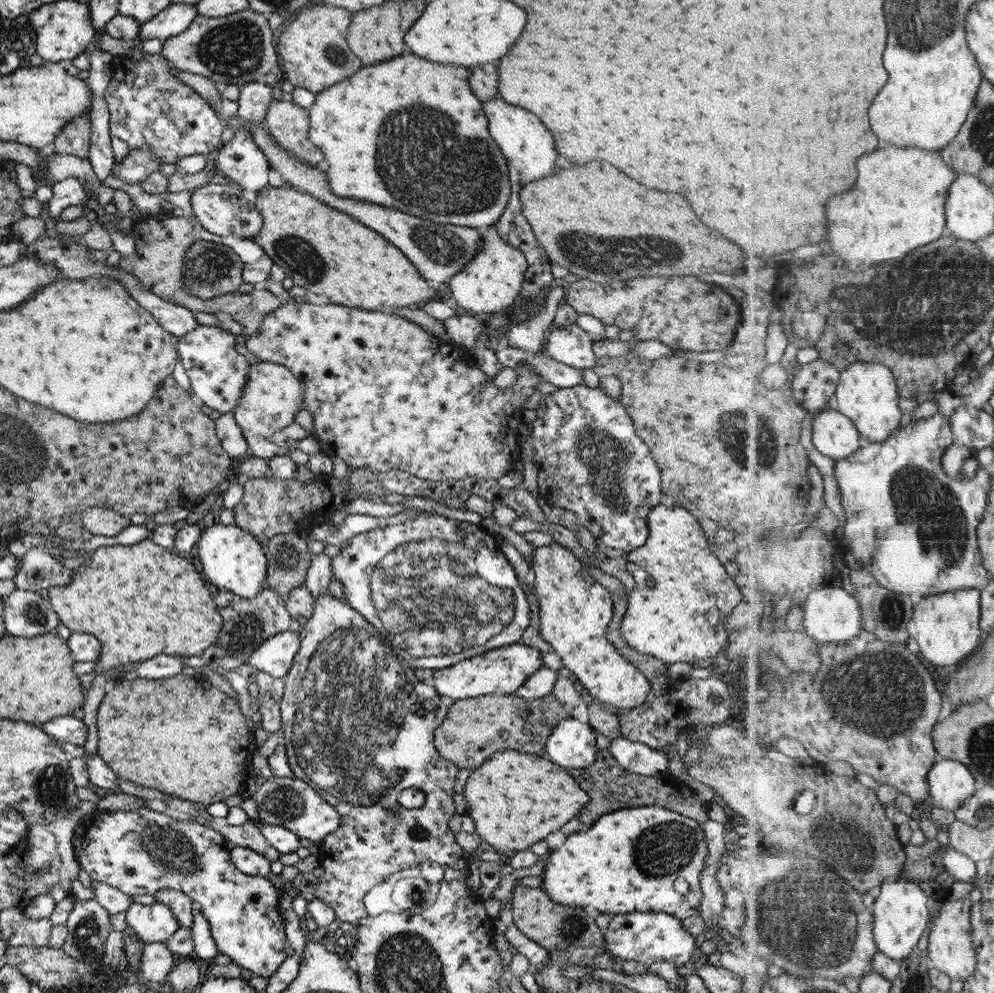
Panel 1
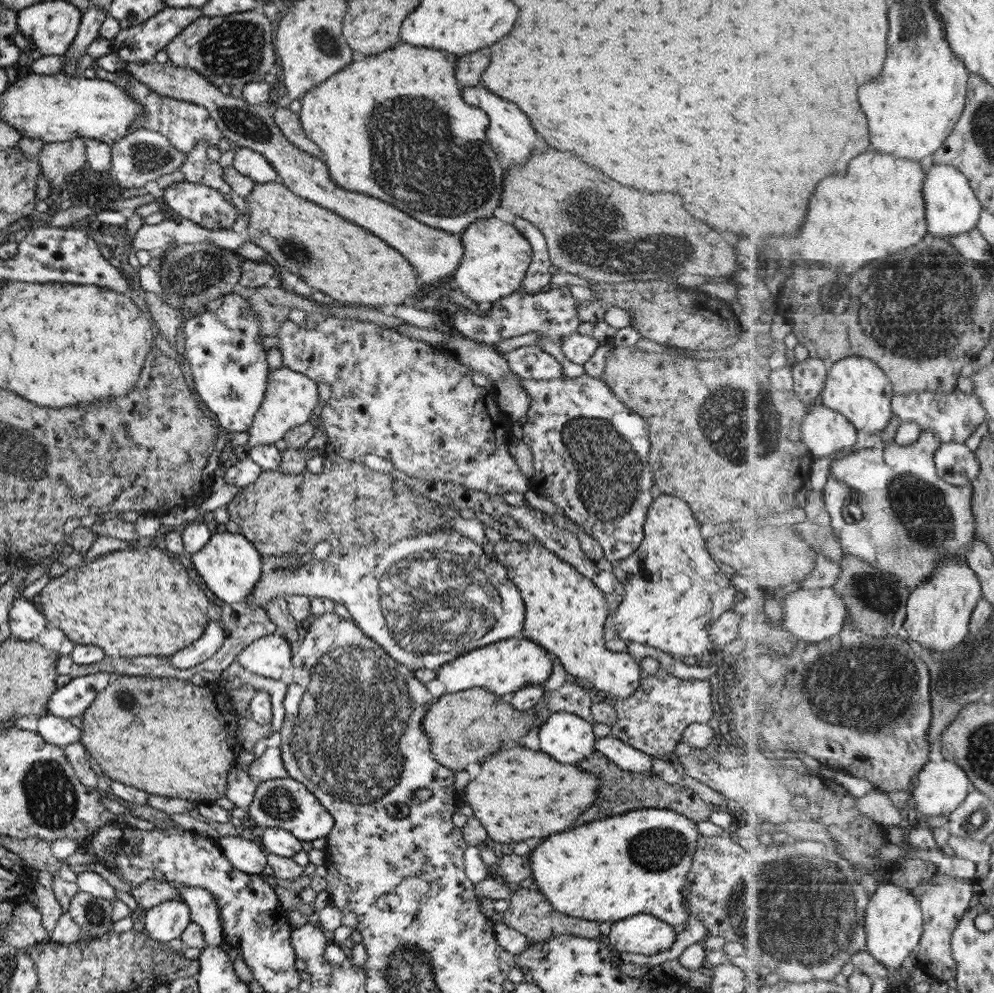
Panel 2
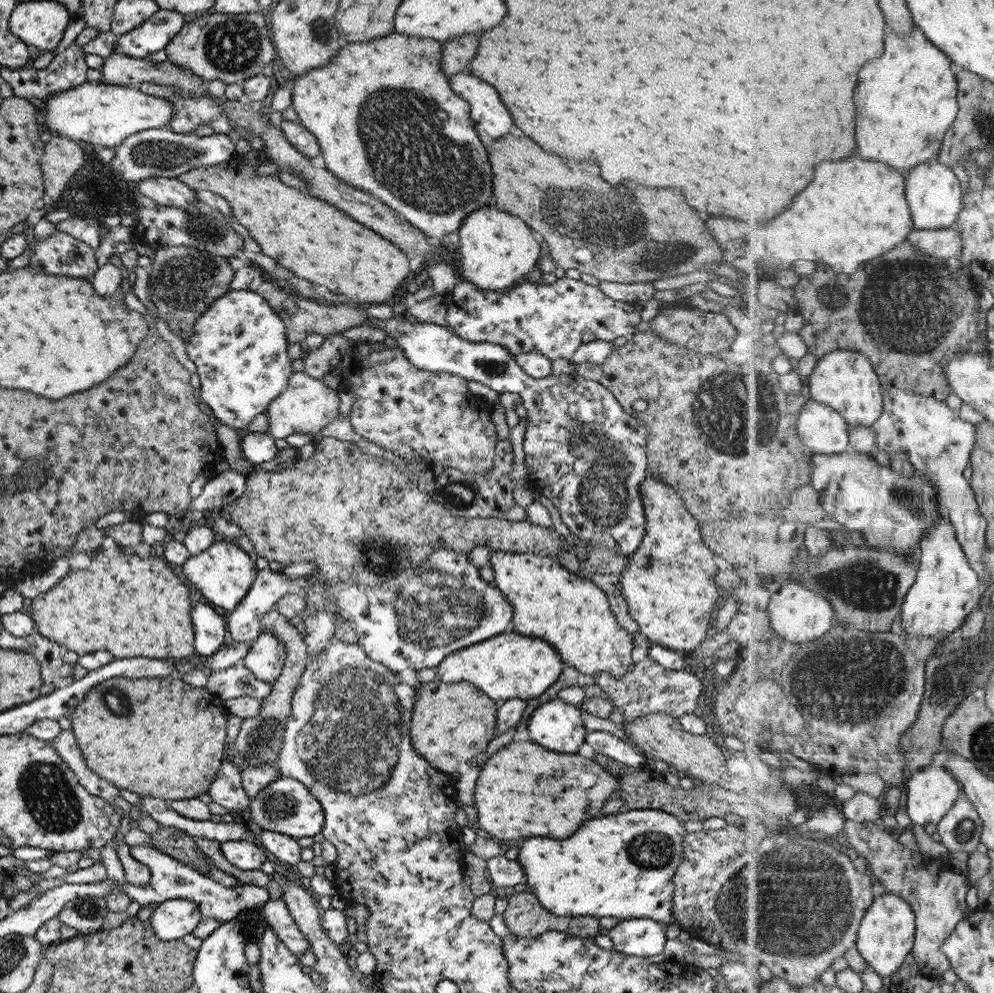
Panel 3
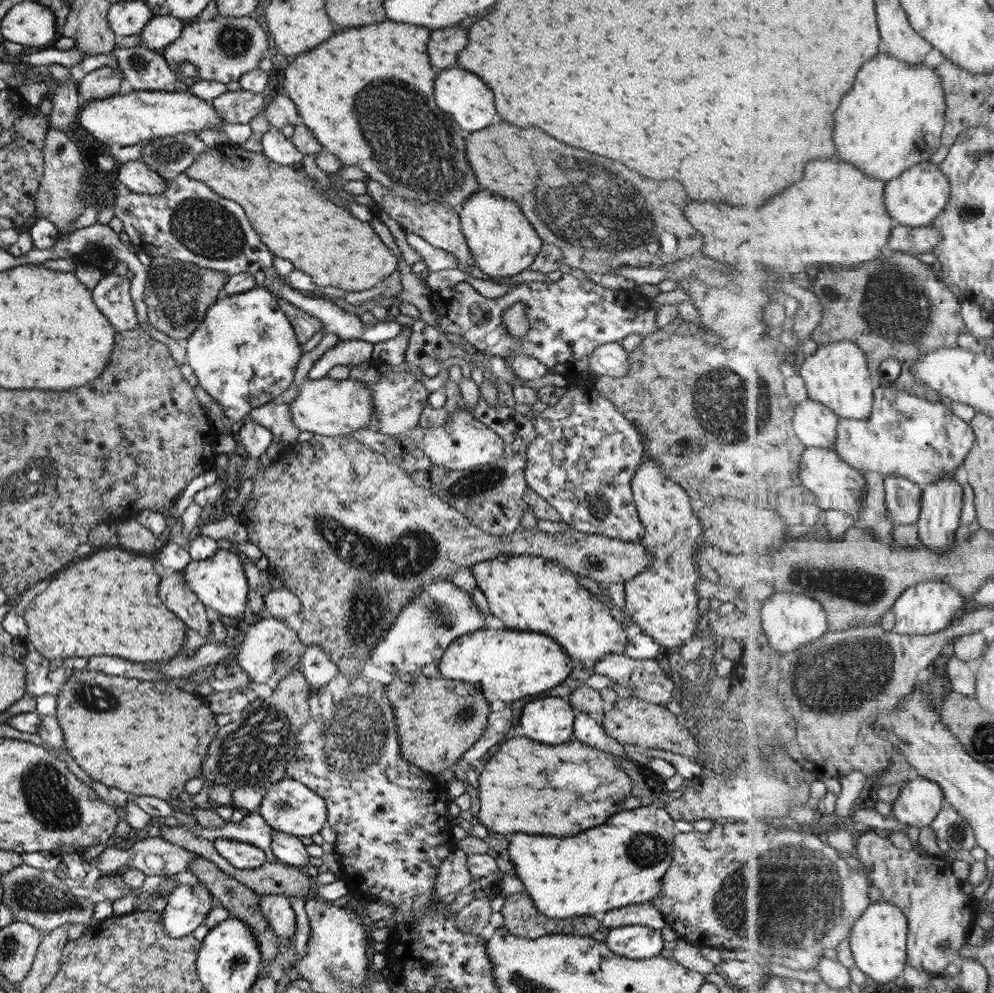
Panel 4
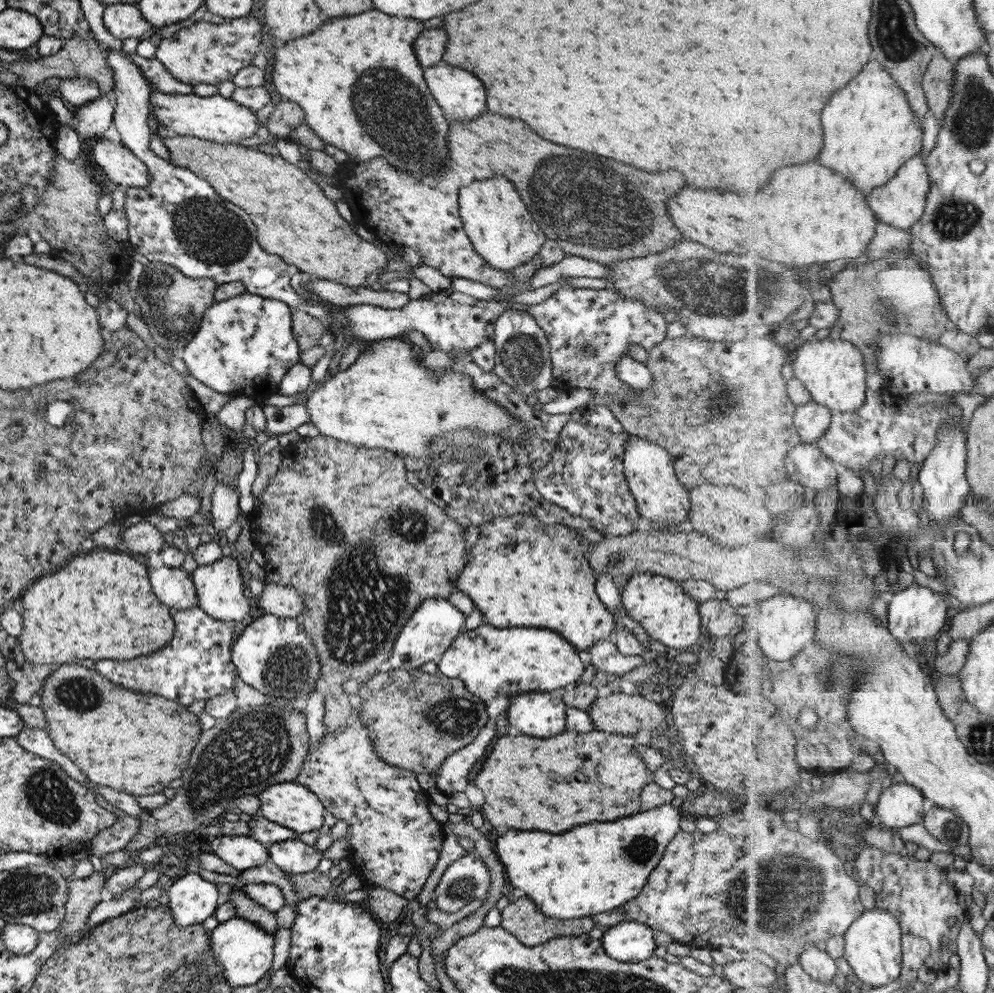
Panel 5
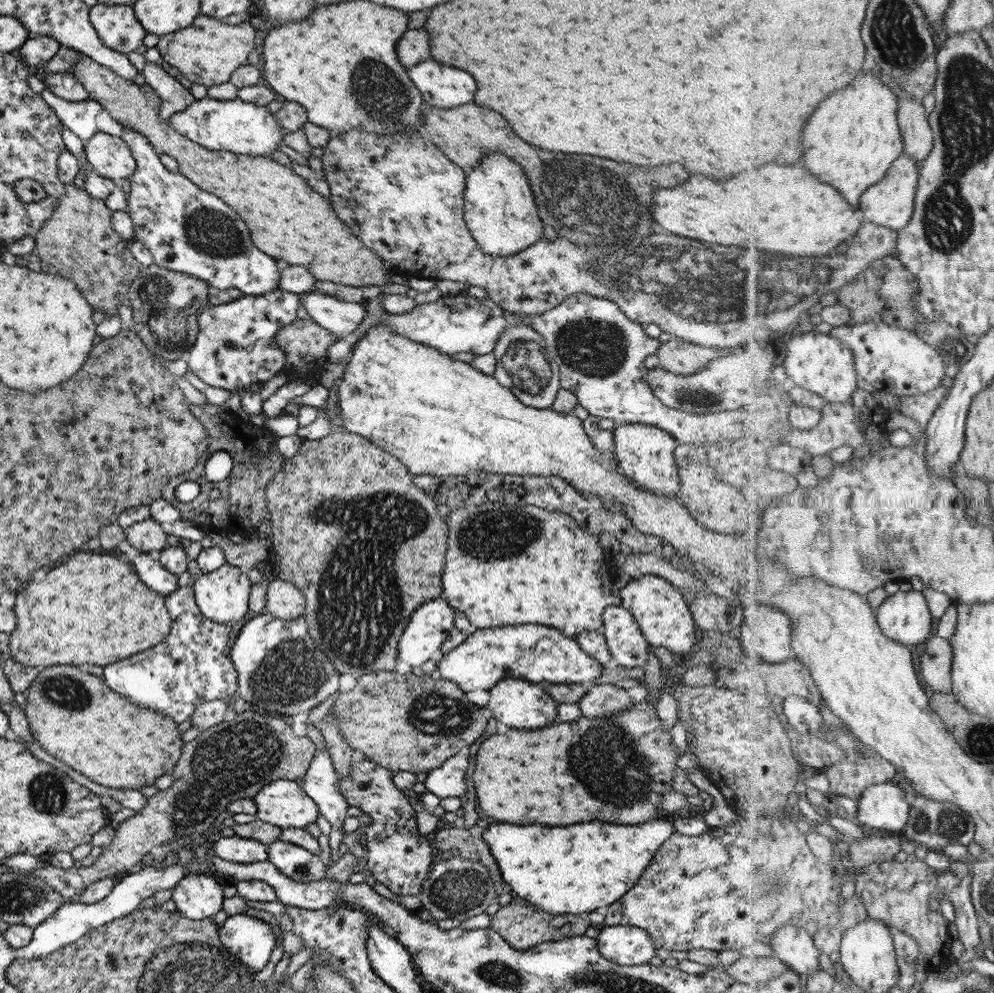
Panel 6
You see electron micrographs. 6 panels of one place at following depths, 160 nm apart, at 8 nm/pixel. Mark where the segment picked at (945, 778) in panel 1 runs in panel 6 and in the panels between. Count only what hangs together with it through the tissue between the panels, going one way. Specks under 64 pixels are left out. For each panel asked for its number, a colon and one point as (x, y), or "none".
2: (941, 787)
3: (931, 793)
4: (919, 803)
5: (901, 805)
6: (887, 806)

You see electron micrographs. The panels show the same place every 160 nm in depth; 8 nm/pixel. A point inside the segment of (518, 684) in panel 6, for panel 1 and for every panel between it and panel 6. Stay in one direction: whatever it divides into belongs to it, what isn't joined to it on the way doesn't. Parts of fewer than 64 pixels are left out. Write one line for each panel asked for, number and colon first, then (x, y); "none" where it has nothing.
1: (570, 743)
2: (566, 737)
3: (555, 725)
4: (549, 720)
5: (538, 714)

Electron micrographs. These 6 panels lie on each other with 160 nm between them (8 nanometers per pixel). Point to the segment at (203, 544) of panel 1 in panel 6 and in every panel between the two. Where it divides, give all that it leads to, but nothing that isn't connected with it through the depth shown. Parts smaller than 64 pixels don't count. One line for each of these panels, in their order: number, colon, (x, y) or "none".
2: (228, 564)
3: (222, 573)
4: (218, 582)
5: (218, 586)
6: (221, 596)

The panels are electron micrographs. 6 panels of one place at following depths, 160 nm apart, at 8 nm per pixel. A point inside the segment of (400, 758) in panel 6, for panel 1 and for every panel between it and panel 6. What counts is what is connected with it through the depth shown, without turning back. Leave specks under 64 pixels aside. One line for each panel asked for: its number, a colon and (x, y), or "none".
1: (472, 729)
2: (462, 726)
3: (450, 723)
4: (436, 719)
5: (415, 719)

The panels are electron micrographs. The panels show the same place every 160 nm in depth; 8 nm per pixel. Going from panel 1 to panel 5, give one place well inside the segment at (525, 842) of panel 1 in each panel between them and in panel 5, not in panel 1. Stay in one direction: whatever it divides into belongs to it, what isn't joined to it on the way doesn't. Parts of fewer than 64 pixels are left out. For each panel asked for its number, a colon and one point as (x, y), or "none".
2: (519, 793)
3: (523, 790)
4: (524, 787)
5: (545, 787)

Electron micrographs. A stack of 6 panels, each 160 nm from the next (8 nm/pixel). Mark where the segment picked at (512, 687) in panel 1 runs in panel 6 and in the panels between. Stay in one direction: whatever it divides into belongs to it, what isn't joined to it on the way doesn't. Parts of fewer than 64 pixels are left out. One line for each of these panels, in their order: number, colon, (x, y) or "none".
2: (505, 666)
3: (508, 665)
4: (507, 664)
5: (490, 661)
6: (535, 654)

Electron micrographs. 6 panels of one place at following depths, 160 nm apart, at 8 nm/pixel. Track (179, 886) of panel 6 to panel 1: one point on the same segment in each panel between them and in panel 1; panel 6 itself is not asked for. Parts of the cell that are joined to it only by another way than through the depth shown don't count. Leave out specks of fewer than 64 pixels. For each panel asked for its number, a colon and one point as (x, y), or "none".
1: (155, 922)
2: (165, 921)
3: (170, 920)
4: (186, 907)
5: (191, 900)

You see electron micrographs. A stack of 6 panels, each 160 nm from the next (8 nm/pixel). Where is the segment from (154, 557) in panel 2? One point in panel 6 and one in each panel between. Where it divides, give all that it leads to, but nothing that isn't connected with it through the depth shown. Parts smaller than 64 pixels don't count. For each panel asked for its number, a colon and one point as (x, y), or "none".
3: (132, 607)
4: (106, 605)
5: (97, 607)
6: (92, 609)

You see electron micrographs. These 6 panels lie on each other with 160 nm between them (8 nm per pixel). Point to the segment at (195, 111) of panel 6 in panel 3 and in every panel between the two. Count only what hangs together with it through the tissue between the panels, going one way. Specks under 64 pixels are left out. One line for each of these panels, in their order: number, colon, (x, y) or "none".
3: (102, 115)
4: (139, 115)
5: (215, 118)

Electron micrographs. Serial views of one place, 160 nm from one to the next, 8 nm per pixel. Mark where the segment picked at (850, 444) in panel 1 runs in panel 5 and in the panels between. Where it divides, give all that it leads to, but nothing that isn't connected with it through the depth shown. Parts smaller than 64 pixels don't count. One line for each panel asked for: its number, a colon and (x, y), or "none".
2: (825, 431)
3: (824, 430)
4: (816, 425)
5: (812, 419)

